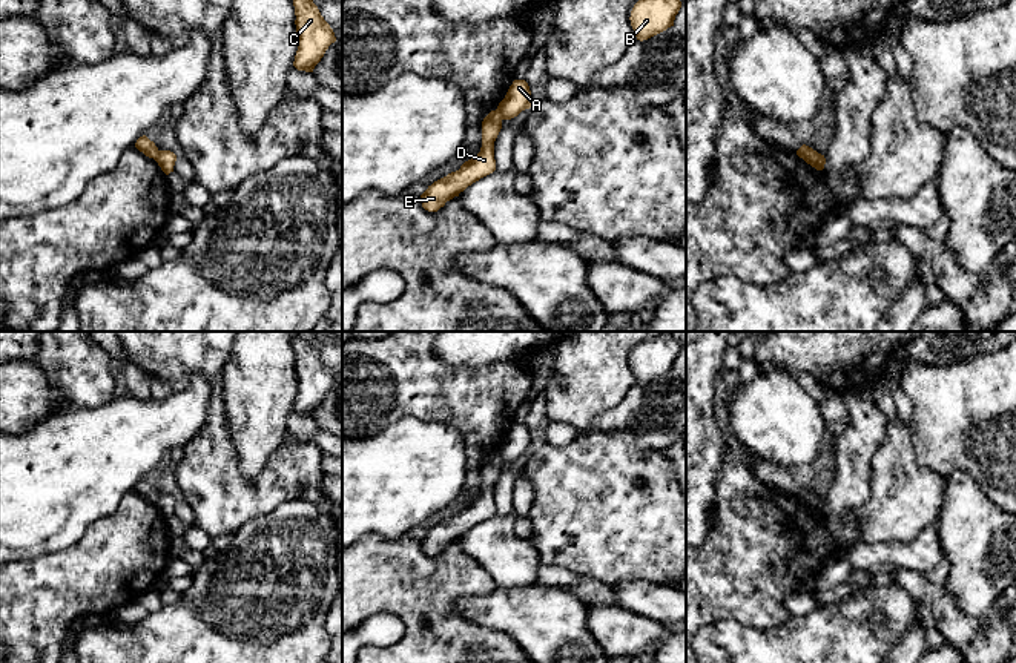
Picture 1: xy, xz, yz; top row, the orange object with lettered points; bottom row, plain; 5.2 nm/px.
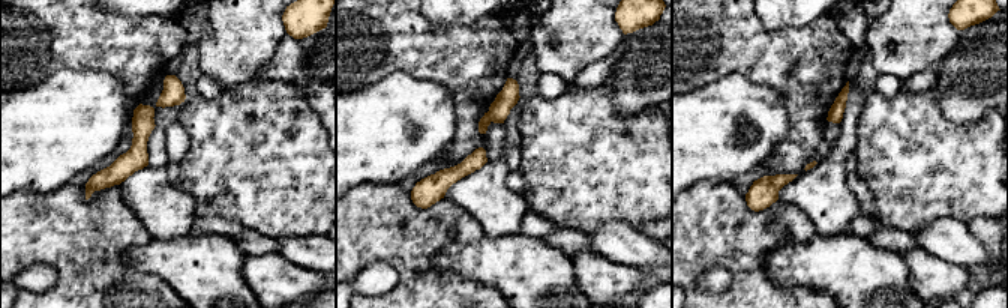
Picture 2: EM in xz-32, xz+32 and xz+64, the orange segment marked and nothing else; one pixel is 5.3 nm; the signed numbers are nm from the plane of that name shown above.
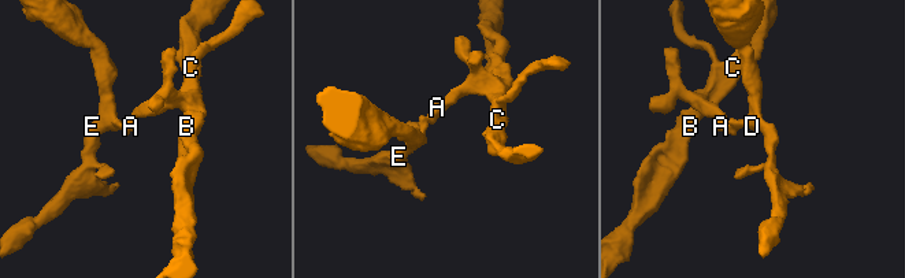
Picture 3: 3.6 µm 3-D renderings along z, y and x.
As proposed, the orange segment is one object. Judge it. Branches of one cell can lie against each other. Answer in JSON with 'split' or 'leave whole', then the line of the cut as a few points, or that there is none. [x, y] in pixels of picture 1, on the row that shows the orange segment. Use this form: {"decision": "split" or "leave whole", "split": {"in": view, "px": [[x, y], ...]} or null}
{"decision": "split", "split": {"in": "xz", "px": [[496, 109], [504, 118]]}}

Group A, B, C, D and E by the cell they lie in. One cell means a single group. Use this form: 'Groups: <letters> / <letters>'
Groups: A B C / D E

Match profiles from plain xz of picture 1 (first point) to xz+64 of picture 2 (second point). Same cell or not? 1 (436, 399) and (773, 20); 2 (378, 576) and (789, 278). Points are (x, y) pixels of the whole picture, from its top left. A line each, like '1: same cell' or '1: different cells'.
1: different cells
2: different cells

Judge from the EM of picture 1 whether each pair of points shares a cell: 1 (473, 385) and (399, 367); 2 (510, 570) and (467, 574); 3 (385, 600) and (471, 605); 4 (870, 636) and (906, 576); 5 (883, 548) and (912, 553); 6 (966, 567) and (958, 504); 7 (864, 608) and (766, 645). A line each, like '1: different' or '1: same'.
1: same
2: different
3: different
4: different
5: same
6: same
7: same

